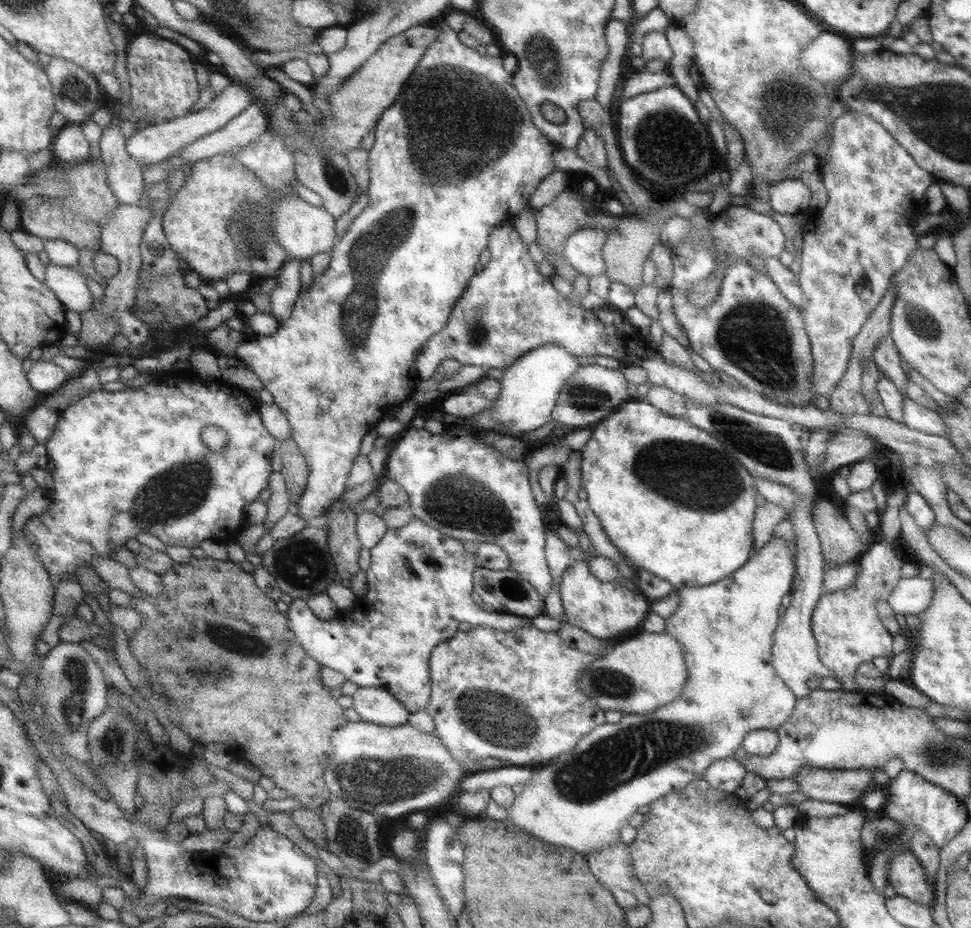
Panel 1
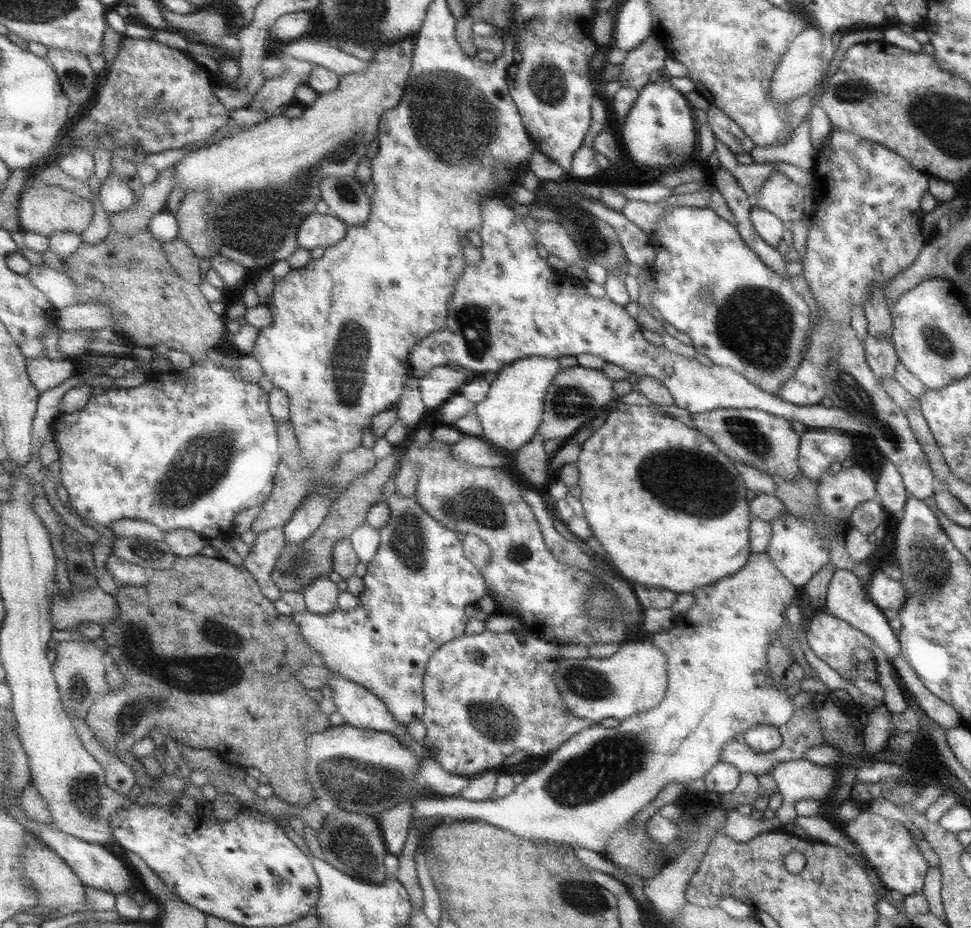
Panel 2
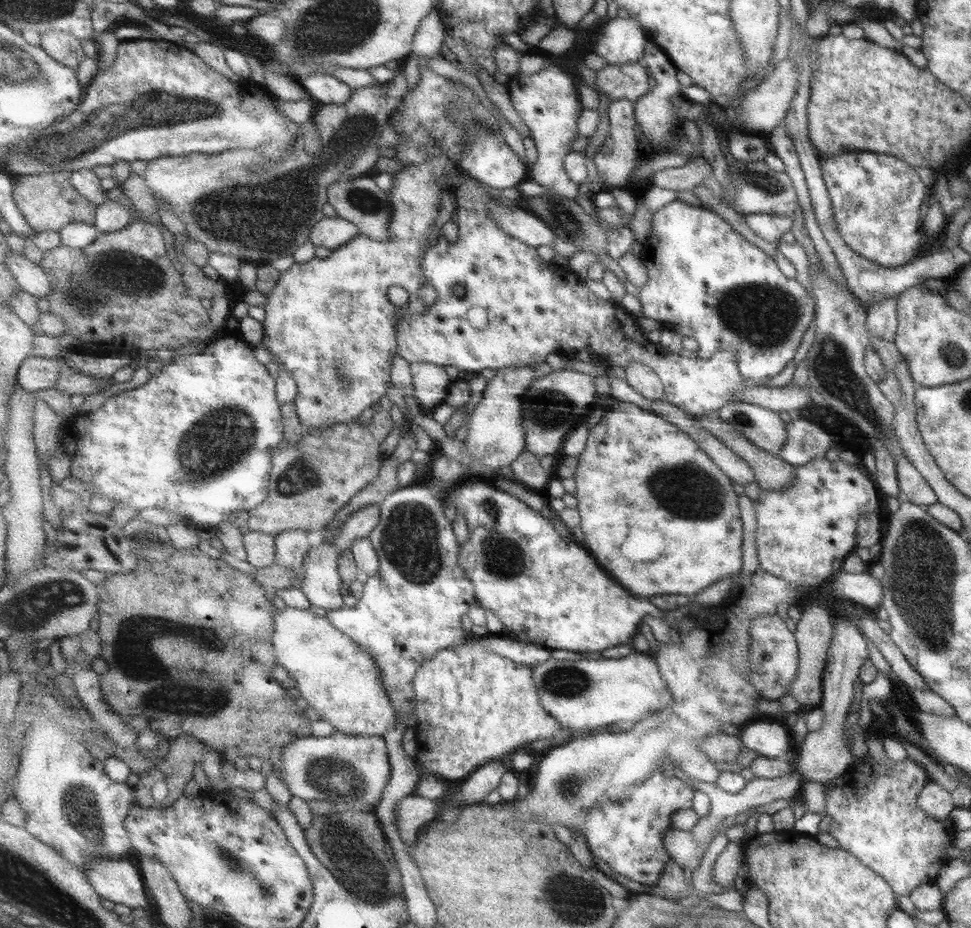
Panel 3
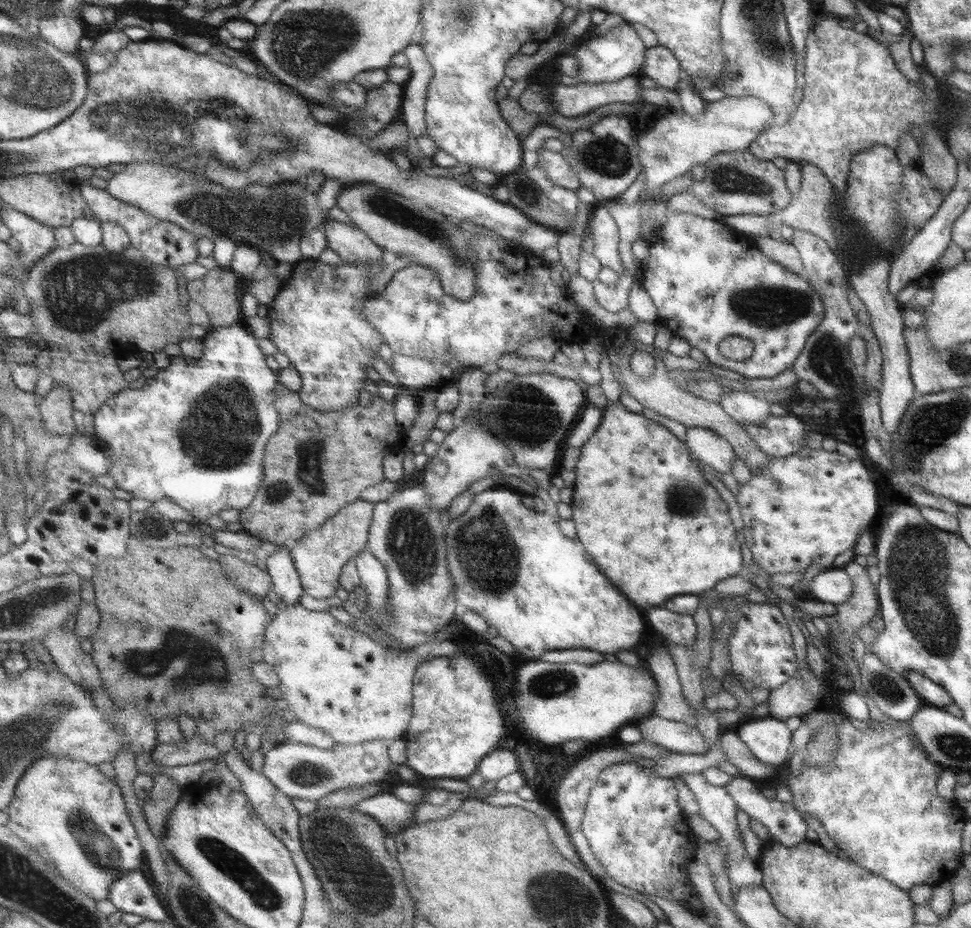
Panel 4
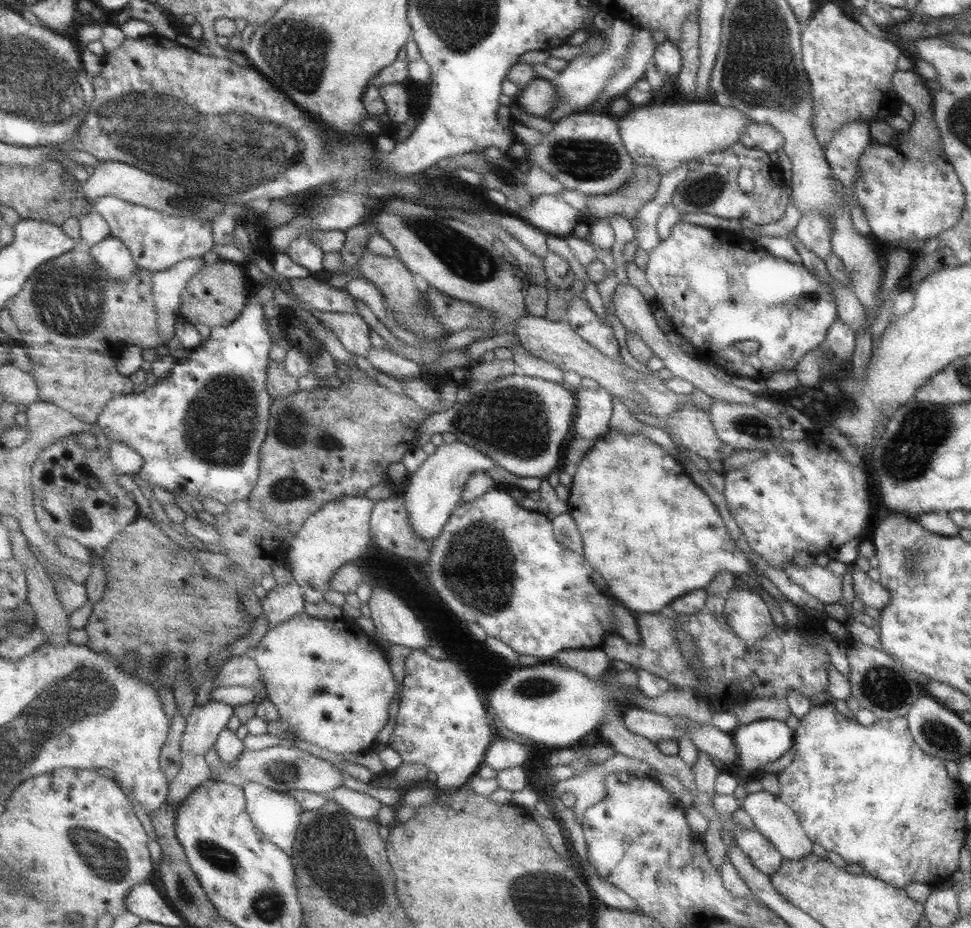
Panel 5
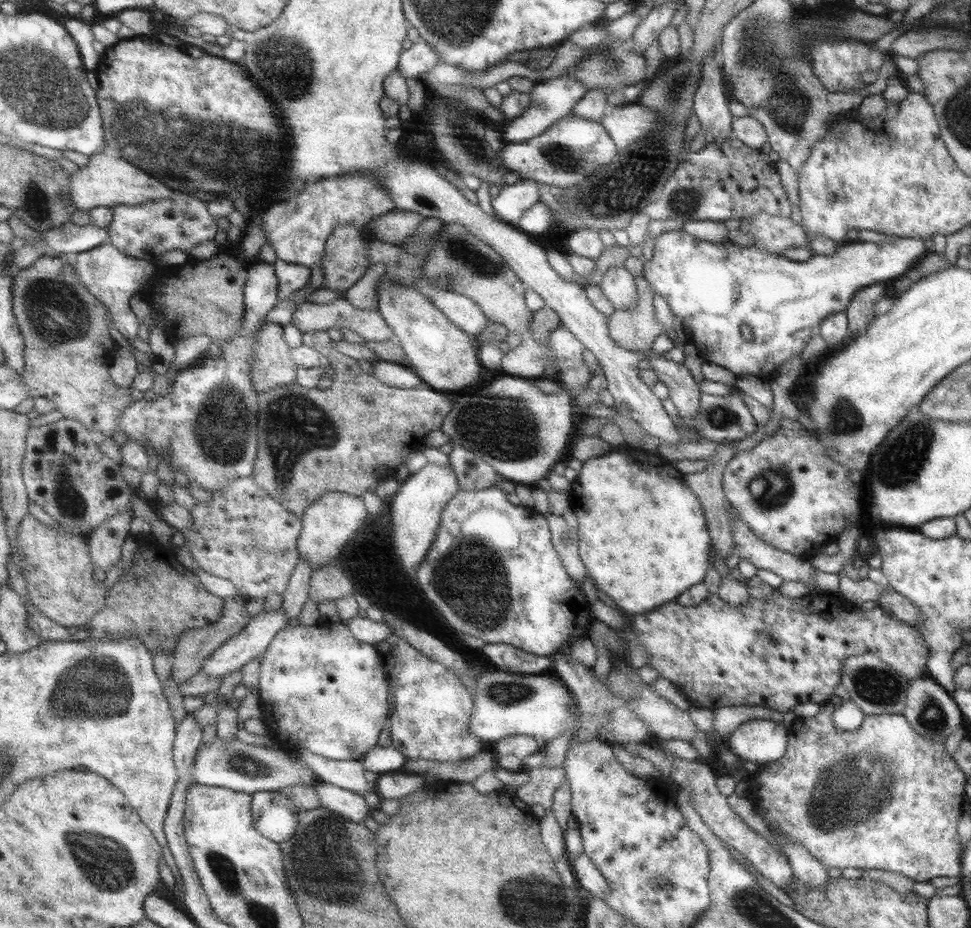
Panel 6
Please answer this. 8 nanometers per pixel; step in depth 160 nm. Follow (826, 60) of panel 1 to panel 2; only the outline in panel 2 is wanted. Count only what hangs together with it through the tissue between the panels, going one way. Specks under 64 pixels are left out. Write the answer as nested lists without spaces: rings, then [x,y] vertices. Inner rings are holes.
[[[810,24],[804,32],[801,32],[790,43],[788,52],[786,52],[778,63],[771,86],[771,97],[777,103],[788,103],[804,94],[808,94],[821,82],[821,78],[825,76],[825,64],[823,63],[825,60],[821,57],[822,51],[822,31]]]

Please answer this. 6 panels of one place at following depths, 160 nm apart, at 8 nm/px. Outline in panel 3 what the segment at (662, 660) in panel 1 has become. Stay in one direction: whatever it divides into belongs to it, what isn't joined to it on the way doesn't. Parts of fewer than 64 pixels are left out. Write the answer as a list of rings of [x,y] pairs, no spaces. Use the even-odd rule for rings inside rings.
[[[634,650],[620,659],[549,658],[534,666],[533,672],[540,704],[570,732],[610,724],[631,725],[652,711],[661,711],[672,700],[670,689],[661,678],[657,660],[648,652]]]

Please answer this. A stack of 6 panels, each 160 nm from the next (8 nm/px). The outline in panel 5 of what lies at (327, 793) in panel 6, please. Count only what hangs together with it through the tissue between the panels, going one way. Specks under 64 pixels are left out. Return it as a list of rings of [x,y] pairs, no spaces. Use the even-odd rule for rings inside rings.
[[[344,786],[336,789],[334,800],[363,819],[377,819],[380,810],[384,808],[384,803],[375,796]]]

